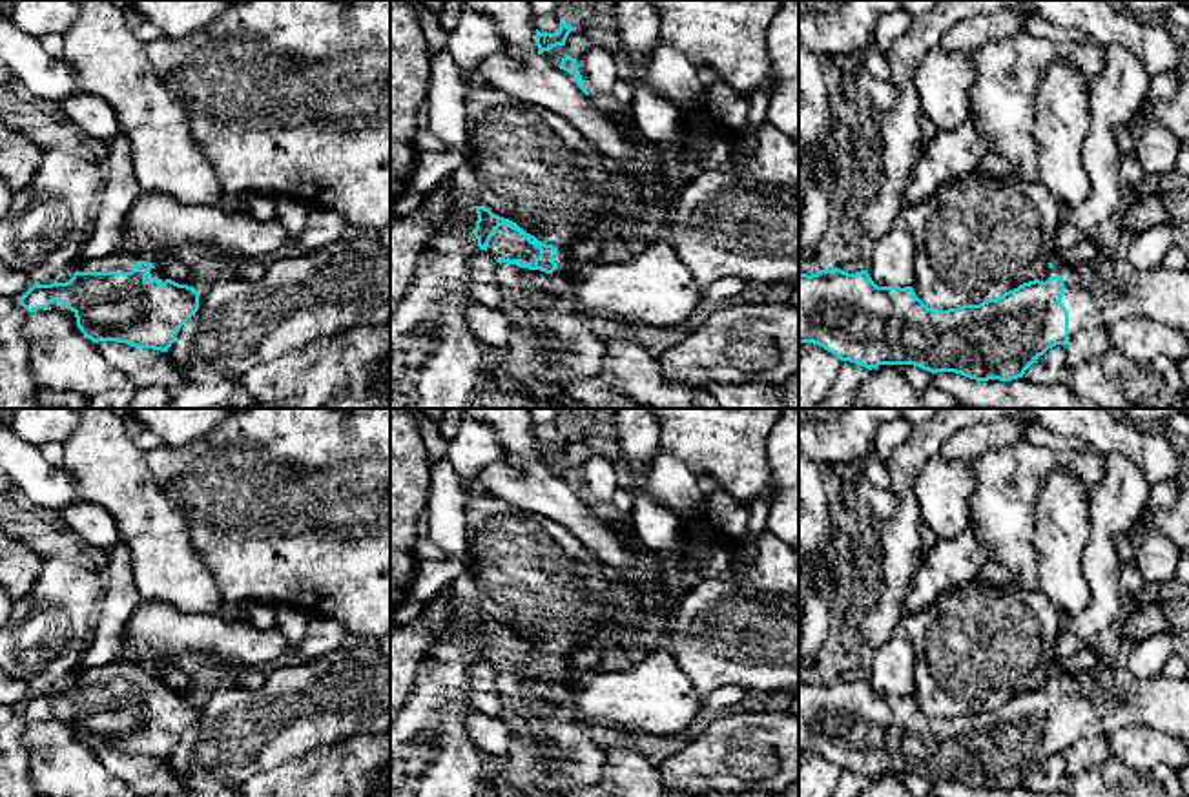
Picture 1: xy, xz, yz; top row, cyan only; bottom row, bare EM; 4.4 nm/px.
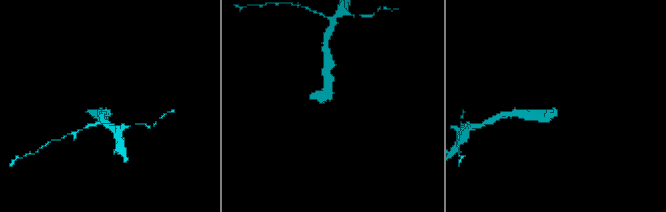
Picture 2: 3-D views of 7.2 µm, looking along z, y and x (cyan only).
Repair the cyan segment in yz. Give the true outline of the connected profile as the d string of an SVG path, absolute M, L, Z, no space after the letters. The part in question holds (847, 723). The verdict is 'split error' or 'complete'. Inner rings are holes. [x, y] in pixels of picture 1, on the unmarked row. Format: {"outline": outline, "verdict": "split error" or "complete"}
{"outline": "M1054 666L1041 688L1023 691L998 708L948 719L928 717L912 695L877 695L868 678L848 682L835 675L812 684L799 682L799 751L819 753L841 770L868 779L879 773L914 773L932 782L956 781L976 790L1012 790L1023 786L1025 779L1049 757L1067 753L1078 740L1111 737L1127 728L1151 728L1178 737L1189 746L1189 677L1140 678L1127 668L1098 677L1078 677Z", "verdict": "split error"}

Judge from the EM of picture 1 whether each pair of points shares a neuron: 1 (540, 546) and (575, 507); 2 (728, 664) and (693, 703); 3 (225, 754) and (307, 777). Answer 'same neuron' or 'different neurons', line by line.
1: different neurons
2: different neurons
3: different neurons

